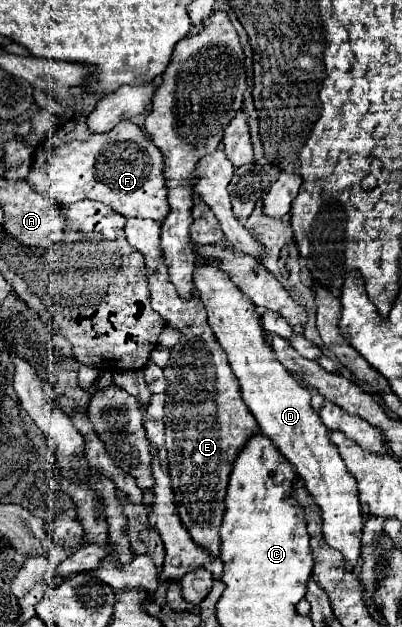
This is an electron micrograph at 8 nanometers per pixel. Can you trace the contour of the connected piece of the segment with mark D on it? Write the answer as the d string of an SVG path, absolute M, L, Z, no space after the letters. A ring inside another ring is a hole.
M199 265L193 273L193 283L199 299L207 307L209 325L225 349L235 377L239 379L243 401L263 433L269 435L279 451L293 463L297 475L305 483L305 489L313 495L315 503L323 511L323 537L327 545L341 551L347 571L353 571L361 555L363 535L357 483L347 471L337 447L331 443L327 427L323 427L319 415L313 411L311 391L277 361L271 345L267 343L265 329L259 323L255 305L231 283L231 279L227 279L227 275L219 273L219 267Z

